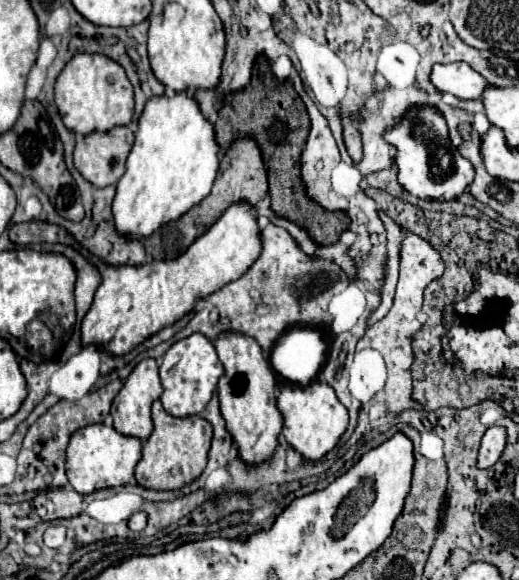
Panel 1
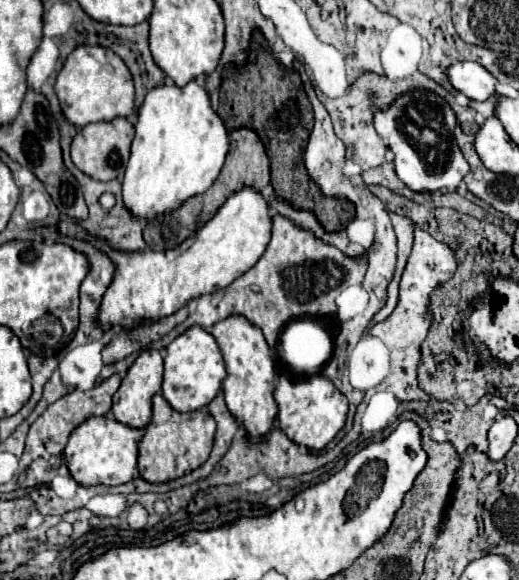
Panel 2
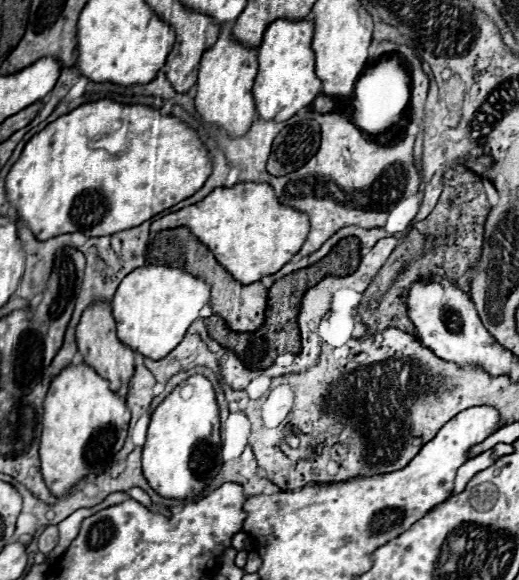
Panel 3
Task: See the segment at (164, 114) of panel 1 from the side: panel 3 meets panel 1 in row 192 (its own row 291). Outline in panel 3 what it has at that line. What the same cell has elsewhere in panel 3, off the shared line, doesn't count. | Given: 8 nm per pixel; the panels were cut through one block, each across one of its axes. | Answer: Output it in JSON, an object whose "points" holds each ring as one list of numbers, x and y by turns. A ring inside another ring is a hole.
{"points":[[142,266,132,270,116,288,112,298,112,316,116,320,118,340,140,352,144,358,162,360,180,344,190,324,198,318,200,310,208,304,210,288,204,280,180,268]]}

